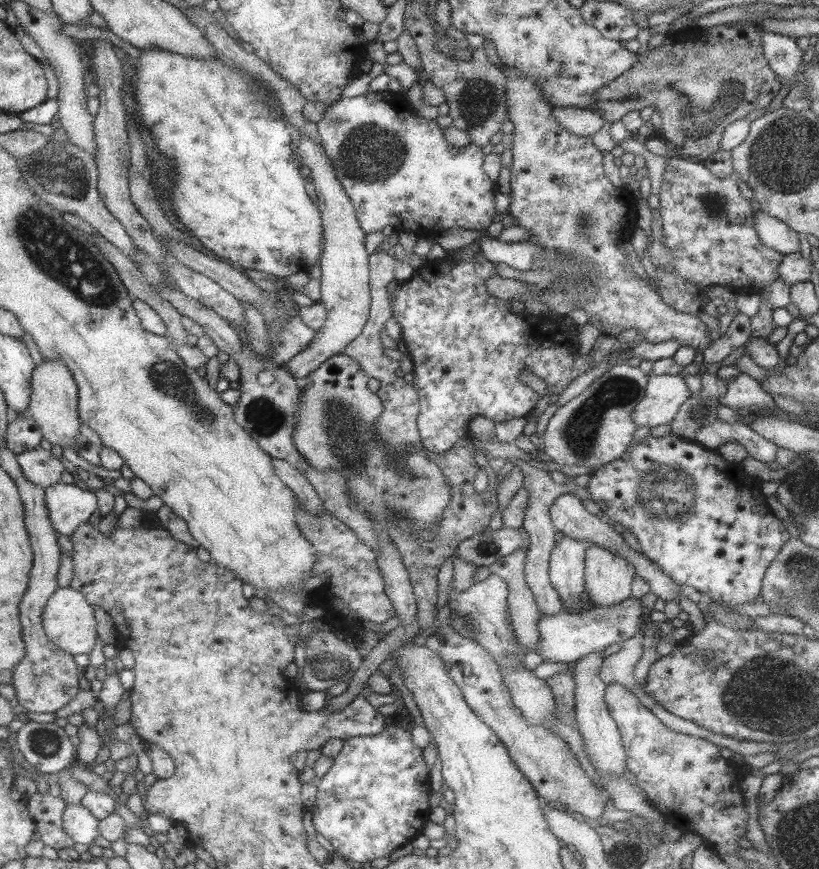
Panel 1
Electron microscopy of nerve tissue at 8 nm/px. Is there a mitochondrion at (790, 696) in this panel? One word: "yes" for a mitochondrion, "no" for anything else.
yes

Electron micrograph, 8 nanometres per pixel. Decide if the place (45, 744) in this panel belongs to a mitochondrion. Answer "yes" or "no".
yes

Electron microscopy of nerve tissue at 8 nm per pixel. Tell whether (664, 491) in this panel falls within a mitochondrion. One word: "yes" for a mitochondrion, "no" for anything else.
yes

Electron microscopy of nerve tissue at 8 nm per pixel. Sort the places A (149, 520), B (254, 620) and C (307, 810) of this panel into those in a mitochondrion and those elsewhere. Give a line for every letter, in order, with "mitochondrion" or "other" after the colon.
A: other
B: other
C: other

